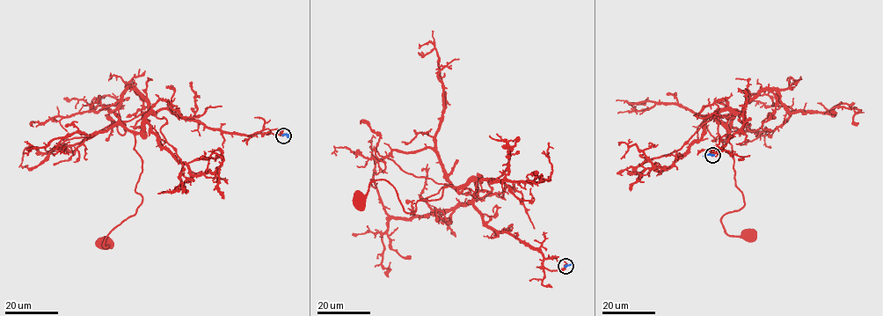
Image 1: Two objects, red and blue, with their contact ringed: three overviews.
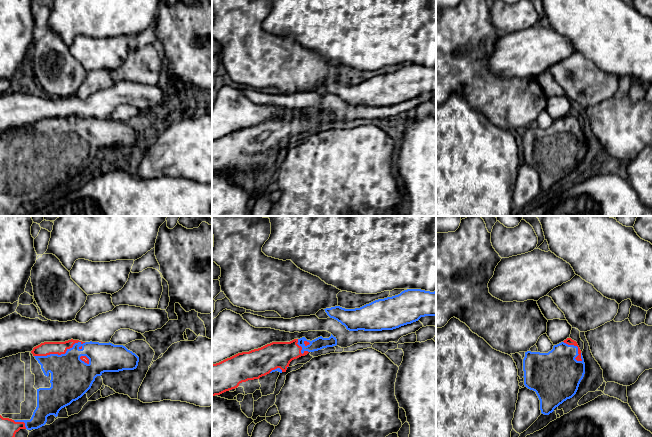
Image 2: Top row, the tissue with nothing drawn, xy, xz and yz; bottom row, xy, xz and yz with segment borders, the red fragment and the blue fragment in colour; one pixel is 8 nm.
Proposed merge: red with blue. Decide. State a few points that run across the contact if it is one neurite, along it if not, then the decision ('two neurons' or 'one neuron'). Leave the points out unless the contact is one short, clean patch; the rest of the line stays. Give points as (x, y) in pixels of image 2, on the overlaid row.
one neuron

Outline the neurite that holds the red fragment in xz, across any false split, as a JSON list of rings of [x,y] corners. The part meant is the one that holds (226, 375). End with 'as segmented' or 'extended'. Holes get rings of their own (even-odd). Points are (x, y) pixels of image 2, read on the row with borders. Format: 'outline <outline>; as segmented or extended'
outline [[[331,334],[329,338],[320,336],[312,341],[302,337],[290,342],[272,342],[249,352],[238,353],[219,363],[212,364],[212,396],[220,395],[226,391],[237,388],[242,382],[259,379],[260,377],[275,371],[280,373],[286,372],[292,360],[305,356],[309,352],[336,345],[337,339]]]; extended

